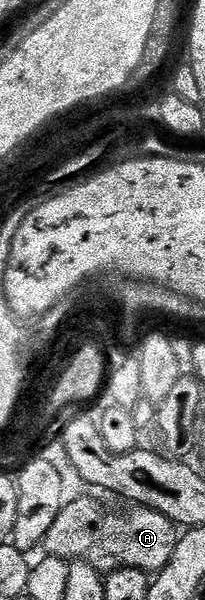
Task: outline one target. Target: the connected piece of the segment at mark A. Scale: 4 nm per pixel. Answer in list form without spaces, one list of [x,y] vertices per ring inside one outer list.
[[[76,498],[73,502],[72,499],[65,501],[63,508],[58,512],[58,520],[54,520],[50,532],[46,532],[43,549],[51,557],[67,558],[72,562],[85,562],[101,572],[121,570],[127,566],[145,572],[158,572],[166,568],[166,564],[170,564],[170,556],[174,556],[178,537],[176,523],[162,516],[162,512],[150,509],[149,506],[132,504],[124,509],[128,510],[115,510],[114,507],[107,506],[96,498]]]

